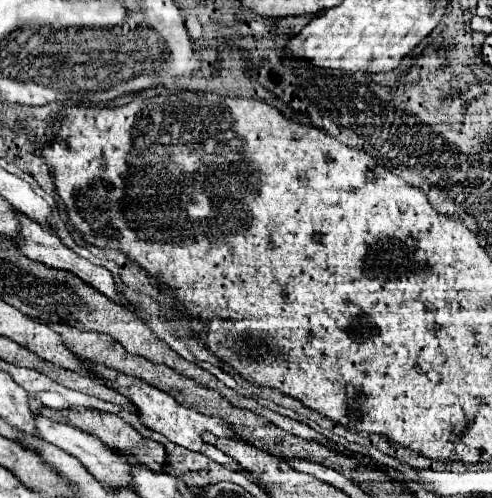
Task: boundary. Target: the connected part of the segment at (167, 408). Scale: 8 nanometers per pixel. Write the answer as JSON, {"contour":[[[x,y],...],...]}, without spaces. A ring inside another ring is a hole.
{"contour":[[[89,364],[89,366],[91,366],[93,372],[95,372],[95,370],[99,372],[97,376],[103,378],[107,386],[119,390],[123,396],[127,396],[127,398],[137,406],[137,414],[139,414],[139,418],[143,420],[143,424],[147,424],[147,428],[151,428],[151,430],[163,434],[165,438],[169,438],[171,442],[175,442],[175,444],[179,444],[179,446],[183,446],[183,448],[189,448],[189,450],[193,450],[193,452],[201,452],[201,454],[205,454],[207,458],[215,460],[215,462],[219,462],[219,464],[223,464],[223,466],[227,466],[227,468],[231,468],[231,470],[243,470],[231,456],[223,454],[221,450],[217,450],[215,446],[209,446],[209,444],[203,440],[203,434],[205,434],[205,432],[211,432],[211,434],[215,434],[215,436],[223,436],[223,438],[241,438],[227,422],[223,422],[223,420],[217,418],[217,416],[207,416],[207,414],[199,414],[199,412],[195,412],[195,410],[191,410],[191,408],[185,408],[185,406],[181,406],[173,396],[161,392],[161,390],[155,388],[155,386],[149,386],[147,382],[143,382],[143,380],[139,380],[139,378],[133,378],[133,376],[127,376],[127,374],[117,374],[117,376],[113,376],[113,378],[109,380],[109,368],[99,366],[99,364]]]}

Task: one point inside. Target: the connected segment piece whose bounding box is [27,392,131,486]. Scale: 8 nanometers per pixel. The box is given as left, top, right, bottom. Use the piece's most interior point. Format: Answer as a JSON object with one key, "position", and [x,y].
{"position":[91,451]}

